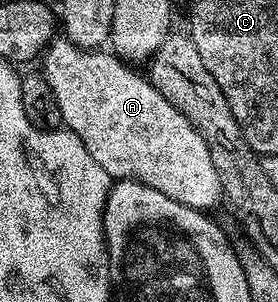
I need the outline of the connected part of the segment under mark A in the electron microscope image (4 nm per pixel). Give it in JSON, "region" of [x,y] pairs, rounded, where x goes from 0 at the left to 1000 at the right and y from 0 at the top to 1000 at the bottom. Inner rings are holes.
{"region":[[[234,119],[198,123],[169,149],[147,205],[144,242],[173,265],[187,318],[201,318],[223,417],[302,464],[302,490],[317,490],[331,530],[345,530],[345,543],[360,543],[399,593],[471,589],[514,603],[532,609],[532,623],[561,623],[561,636],[590,636],[590,649],[619,649],[619,662],[730,702],[802,666],[791,583],[777,583],[763,517],[748,517],[748,477],[734,477],[719,437],[705,437],[691,407],[619,344],[604,344],[590,318],[576,318],[536,255],[511,248],[507,258],[482,235],[493,228],[378,162],[306,166]]]}

